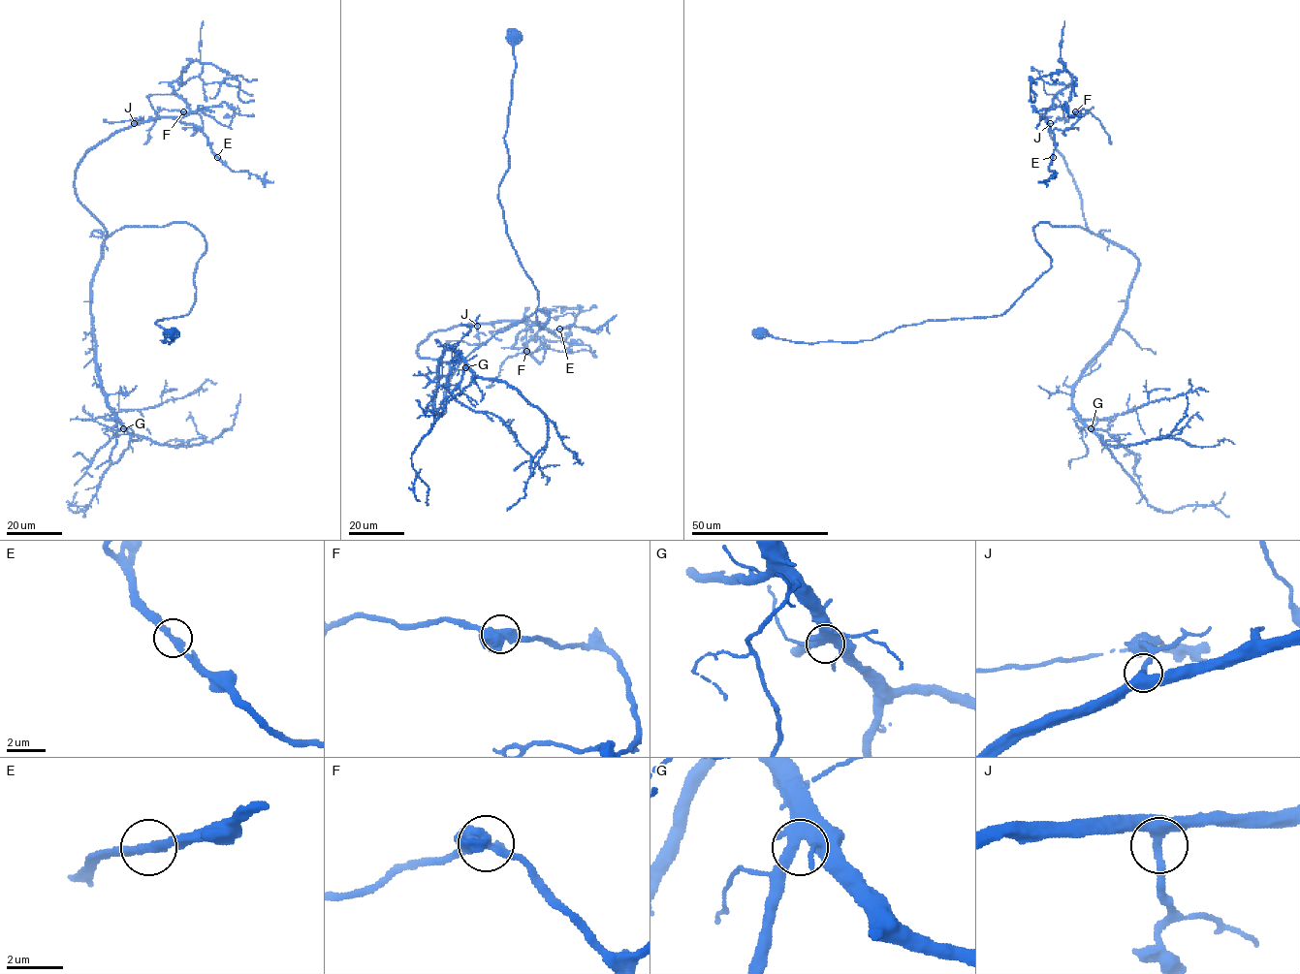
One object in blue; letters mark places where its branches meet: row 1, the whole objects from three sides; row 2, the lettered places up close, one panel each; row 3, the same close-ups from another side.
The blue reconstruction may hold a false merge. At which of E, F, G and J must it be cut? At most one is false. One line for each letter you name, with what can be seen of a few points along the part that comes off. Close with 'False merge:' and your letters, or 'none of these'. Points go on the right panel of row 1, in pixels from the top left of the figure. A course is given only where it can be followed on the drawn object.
False merge: none of these

